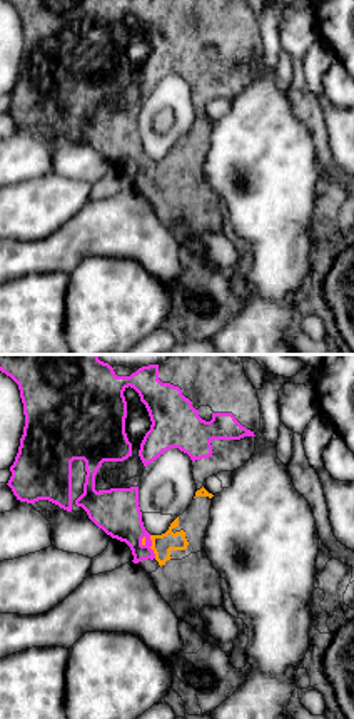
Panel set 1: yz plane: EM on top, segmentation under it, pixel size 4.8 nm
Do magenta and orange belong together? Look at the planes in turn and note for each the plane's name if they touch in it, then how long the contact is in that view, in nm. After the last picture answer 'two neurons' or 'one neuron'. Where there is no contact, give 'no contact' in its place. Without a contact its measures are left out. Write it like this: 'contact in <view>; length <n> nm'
contact in yz; length 120 nm

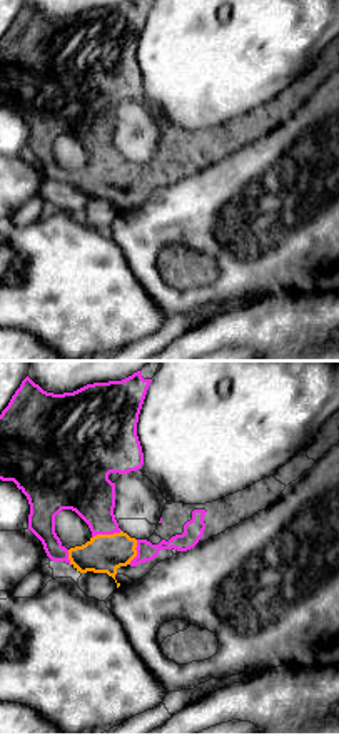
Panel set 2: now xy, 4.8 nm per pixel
contact in xy; length 150 nm

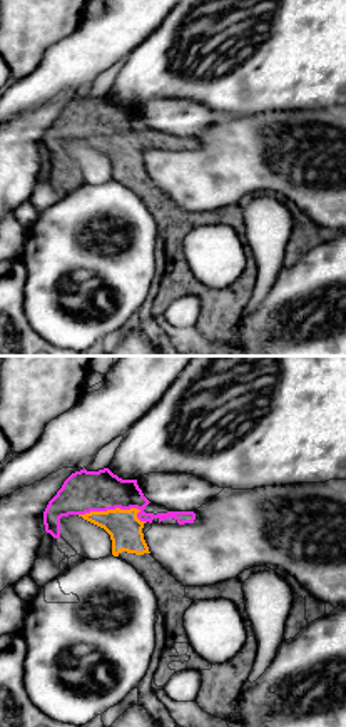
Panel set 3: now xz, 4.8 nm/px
contact in xz; length 340 nm

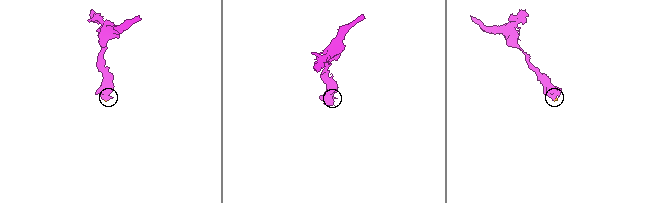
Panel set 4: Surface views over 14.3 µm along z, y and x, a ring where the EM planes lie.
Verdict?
one neuron

